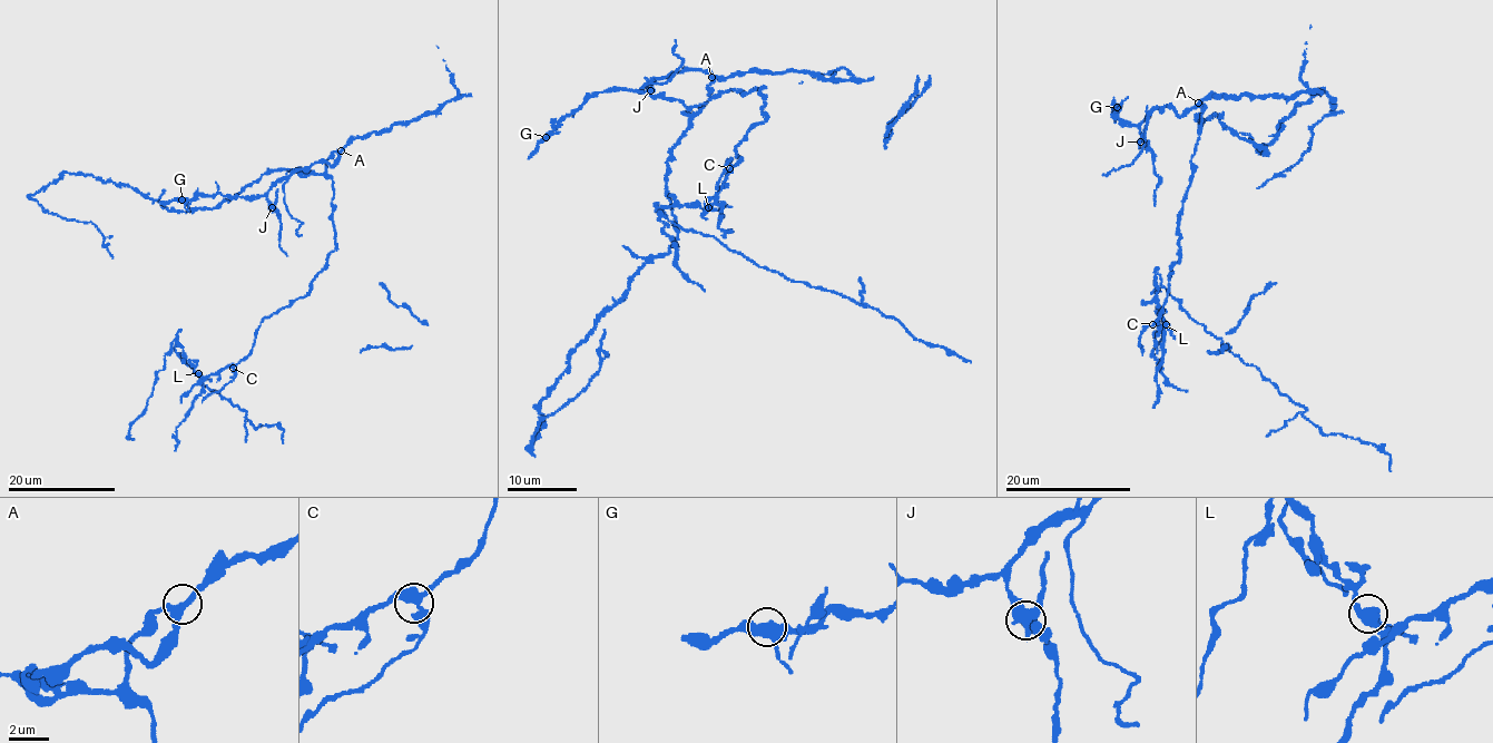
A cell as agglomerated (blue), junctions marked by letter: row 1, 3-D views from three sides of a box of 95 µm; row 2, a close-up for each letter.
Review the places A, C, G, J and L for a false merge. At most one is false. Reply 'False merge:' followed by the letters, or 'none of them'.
False merge: L

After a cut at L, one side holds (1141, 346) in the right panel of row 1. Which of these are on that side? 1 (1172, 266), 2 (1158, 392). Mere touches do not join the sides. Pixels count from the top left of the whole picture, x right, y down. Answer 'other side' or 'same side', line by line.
1: same side
2: same side

